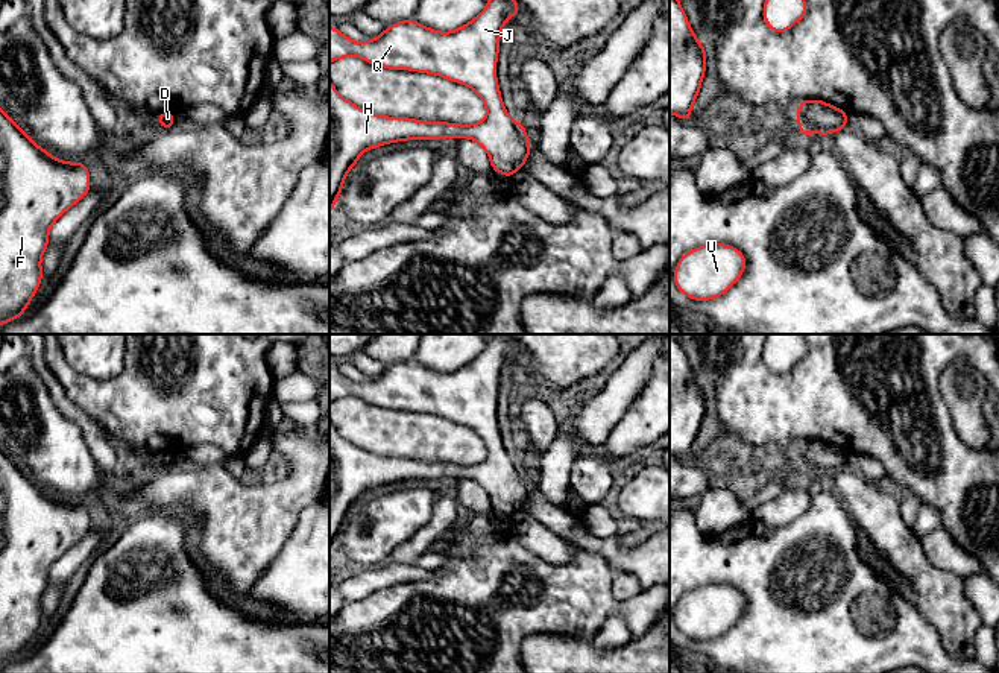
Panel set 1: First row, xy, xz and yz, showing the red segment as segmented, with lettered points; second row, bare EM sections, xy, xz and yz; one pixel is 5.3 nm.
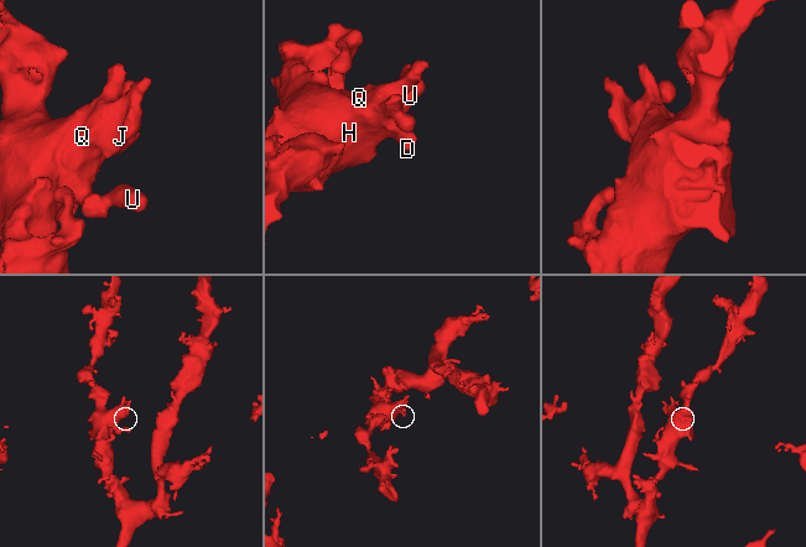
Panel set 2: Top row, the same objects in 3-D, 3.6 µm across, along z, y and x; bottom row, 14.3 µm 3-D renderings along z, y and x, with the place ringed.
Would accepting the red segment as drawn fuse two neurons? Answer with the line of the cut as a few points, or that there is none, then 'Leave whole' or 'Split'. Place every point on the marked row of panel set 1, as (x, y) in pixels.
No split. Leave whole

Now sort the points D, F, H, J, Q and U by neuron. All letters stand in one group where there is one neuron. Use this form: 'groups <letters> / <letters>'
groups D F H J Q U

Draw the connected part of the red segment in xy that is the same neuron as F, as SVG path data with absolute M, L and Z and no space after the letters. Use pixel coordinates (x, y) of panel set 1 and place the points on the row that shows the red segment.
M0 108L0 325L24 314L43 278L41 257L49 246L52 225L91 188L87 163L55 158Z

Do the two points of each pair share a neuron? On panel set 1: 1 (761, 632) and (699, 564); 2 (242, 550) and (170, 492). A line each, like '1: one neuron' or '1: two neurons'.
1: one neuron
2: one neuron

